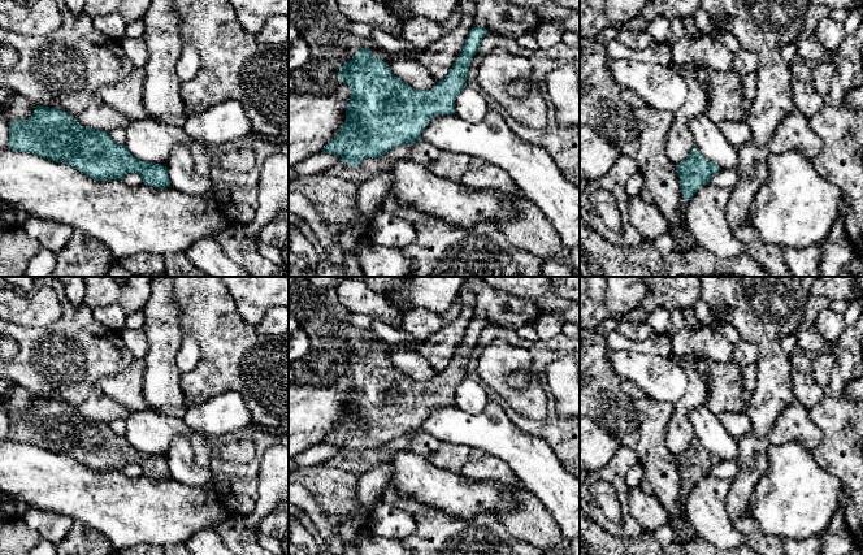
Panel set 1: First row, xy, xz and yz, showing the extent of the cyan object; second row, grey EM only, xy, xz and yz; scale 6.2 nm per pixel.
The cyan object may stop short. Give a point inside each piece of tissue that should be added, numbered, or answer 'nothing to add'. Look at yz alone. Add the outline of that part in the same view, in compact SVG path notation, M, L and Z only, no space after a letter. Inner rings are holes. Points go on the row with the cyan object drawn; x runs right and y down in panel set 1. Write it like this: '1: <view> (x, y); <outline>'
1: yz (684, 239); M681 195L681 204L678 209L678 214L681 217L681 226L669 229L669 233L676 242L676 250L680 251L688 251L697 246L691 233L688 230L688 226L685 224L685 211L689 200L690 199L684 199Z

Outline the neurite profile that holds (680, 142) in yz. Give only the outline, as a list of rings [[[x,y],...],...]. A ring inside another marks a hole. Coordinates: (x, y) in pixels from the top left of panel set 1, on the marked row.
[[[671,62],[671,68],[678,71],[689,84],[689,95],[684,105],[673,113],[673,121],[667,135],[665,152],[669,161],[677,166],[695,147],[689,122],[693,118],[706,114],[710,104],[710,94],[707,84],[697,77],[698,70],[707,69],[702,62],[688,65]]]

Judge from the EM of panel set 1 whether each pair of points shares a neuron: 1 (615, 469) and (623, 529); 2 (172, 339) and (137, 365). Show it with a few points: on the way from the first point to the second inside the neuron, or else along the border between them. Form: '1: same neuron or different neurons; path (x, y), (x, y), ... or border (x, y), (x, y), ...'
1: same neuron; path (619, 484), (625, 515)
2: different neurons; border (143, 359), (143, 391)

